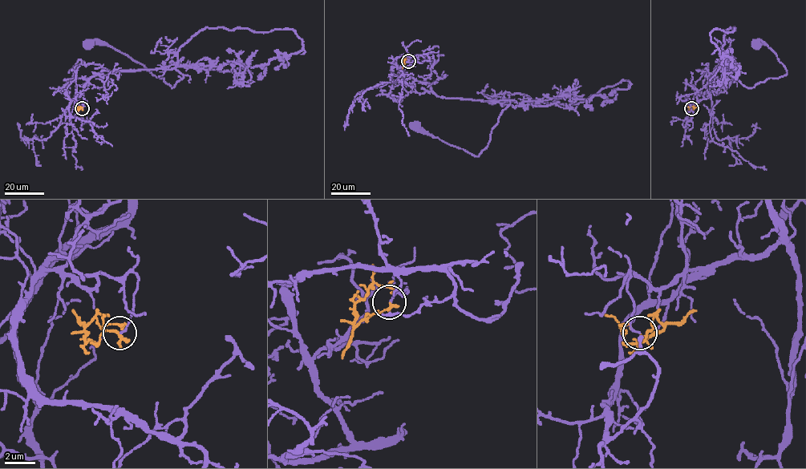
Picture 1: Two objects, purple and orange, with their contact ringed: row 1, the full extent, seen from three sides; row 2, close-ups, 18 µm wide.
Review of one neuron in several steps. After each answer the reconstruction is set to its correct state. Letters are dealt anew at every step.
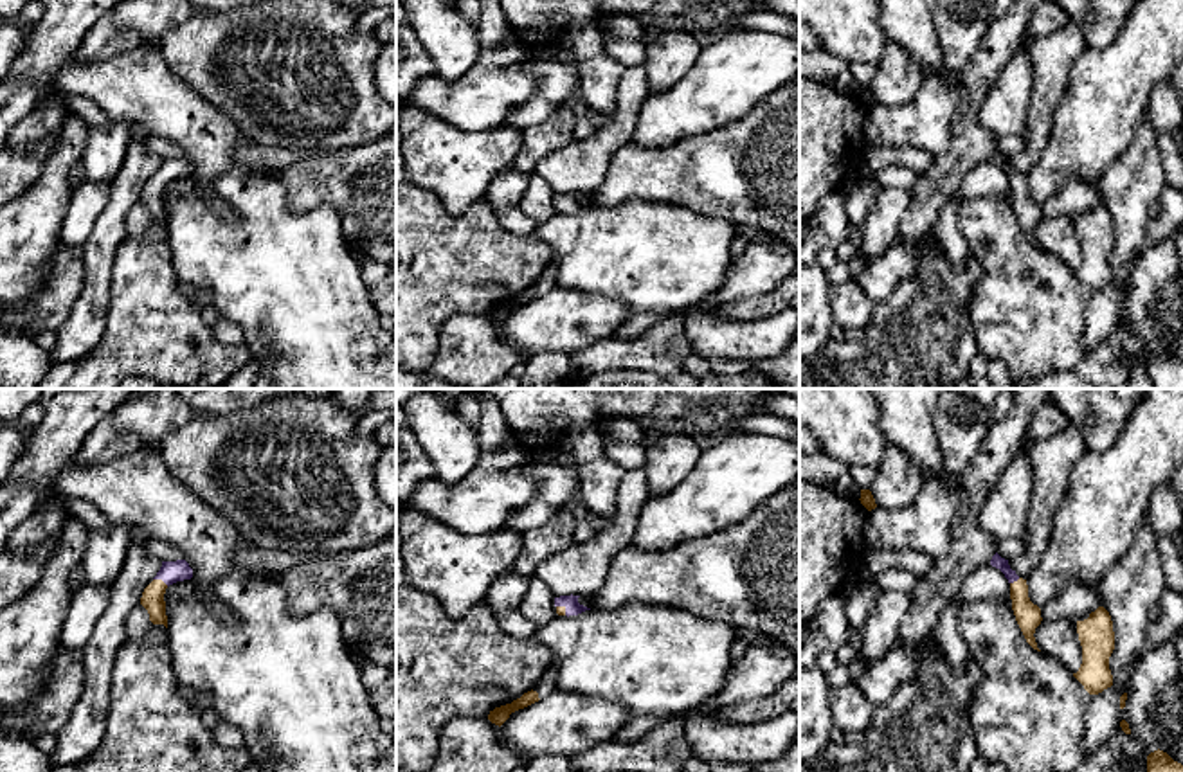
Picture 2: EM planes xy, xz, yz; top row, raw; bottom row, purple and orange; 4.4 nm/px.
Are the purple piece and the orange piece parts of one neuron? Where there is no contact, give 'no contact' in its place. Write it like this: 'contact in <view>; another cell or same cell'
contact in xy; same cell

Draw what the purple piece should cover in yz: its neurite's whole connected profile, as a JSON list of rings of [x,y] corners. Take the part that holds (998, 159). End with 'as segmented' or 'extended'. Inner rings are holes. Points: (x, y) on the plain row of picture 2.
[[[998,149],[992,153],[990,162],[999,166],[1010,180],[1010,196],[1016,218],[1026,236],[1026,239],[1041,248],[1035,239],[1035,225],[1041,221],[1041,205],[1034,202],[1028,194],[1026,176],[1019,175],[1016,167],[1010,166],[1008,157],[1001,155]]] | extended

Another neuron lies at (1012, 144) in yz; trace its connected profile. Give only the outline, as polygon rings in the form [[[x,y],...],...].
[[[1008,135],[996,140],[998,151],[1005,157],[1019,155],[1026,149],[1026,142],[1021,135]]]

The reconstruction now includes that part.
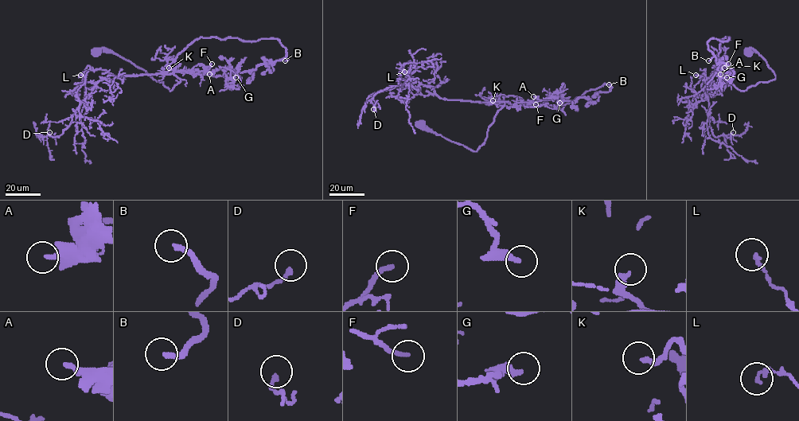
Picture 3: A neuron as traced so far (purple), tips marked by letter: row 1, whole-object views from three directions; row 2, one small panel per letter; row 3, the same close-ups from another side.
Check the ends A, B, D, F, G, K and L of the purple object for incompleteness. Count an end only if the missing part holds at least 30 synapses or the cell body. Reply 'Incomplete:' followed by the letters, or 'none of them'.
Incomplete: G

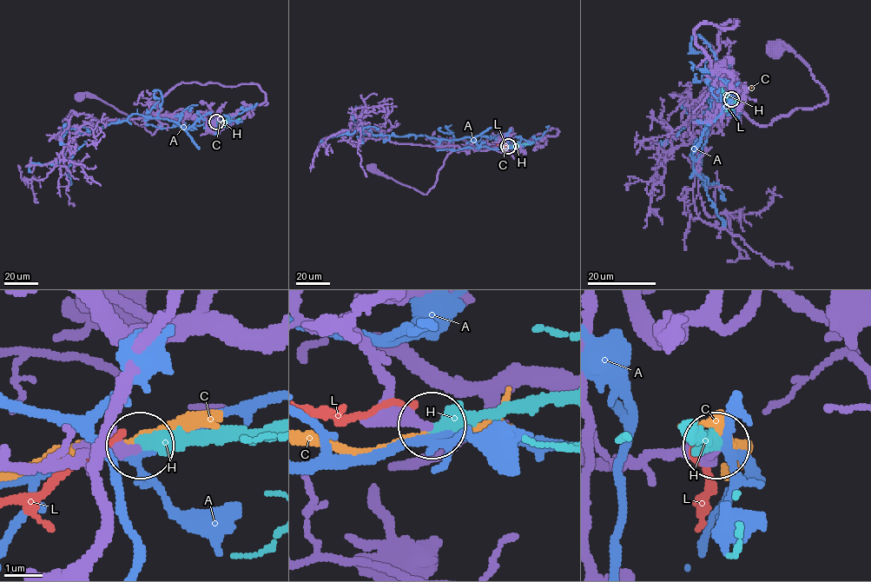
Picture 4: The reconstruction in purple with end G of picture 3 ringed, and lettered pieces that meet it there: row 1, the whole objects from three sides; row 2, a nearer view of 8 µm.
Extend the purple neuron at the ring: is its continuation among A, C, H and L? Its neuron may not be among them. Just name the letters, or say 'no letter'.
H

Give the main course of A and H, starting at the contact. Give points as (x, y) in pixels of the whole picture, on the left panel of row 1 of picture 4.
A: (216, 122), (183, 128), (165, 119), (132, 114), (71, 137), (62, 160), (53, 165), (32, 162), (28, 172)
H: (216, 122), (240, 119)

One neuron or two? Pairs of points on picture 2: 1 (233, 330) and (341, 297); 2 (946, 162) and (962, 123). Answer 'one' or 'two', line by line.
1: two
2: one

